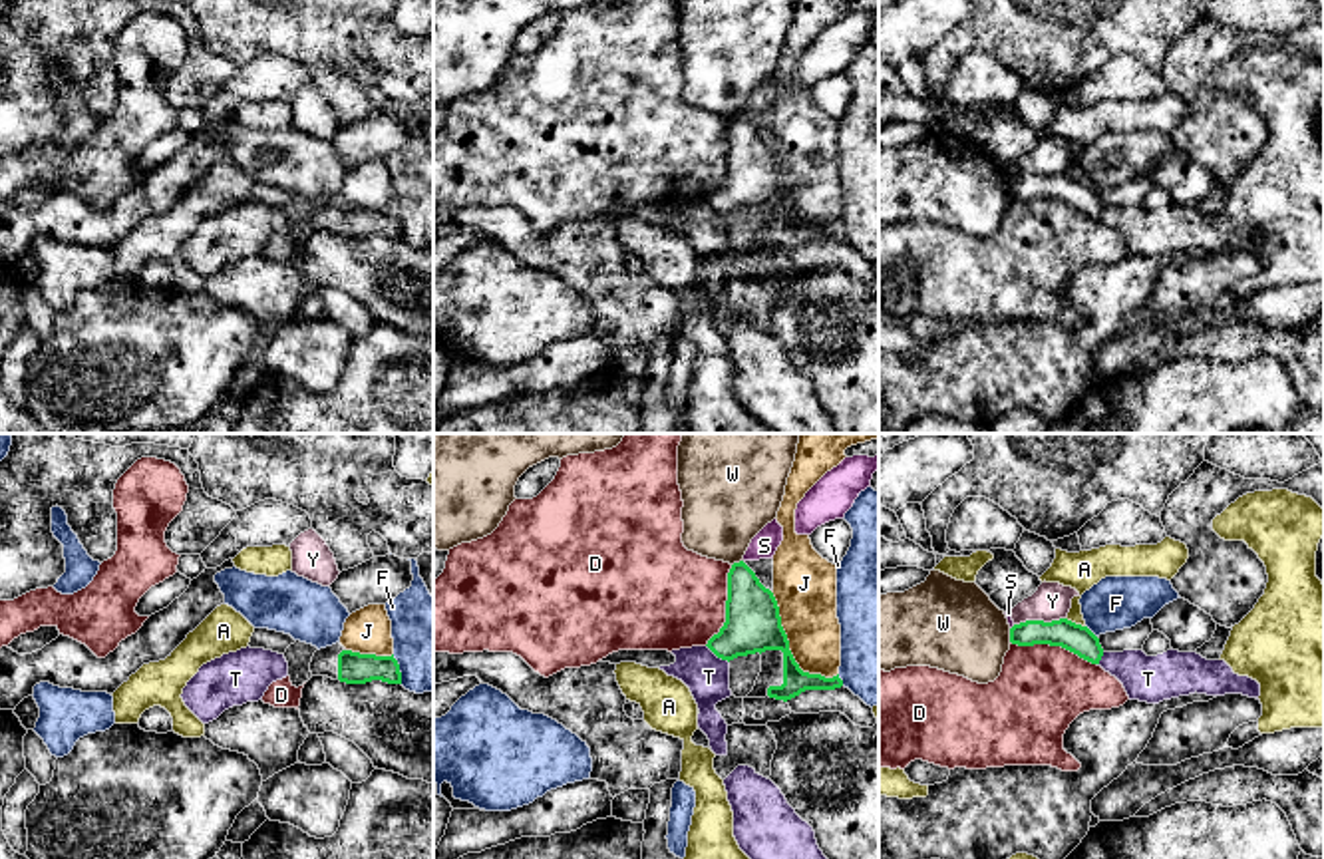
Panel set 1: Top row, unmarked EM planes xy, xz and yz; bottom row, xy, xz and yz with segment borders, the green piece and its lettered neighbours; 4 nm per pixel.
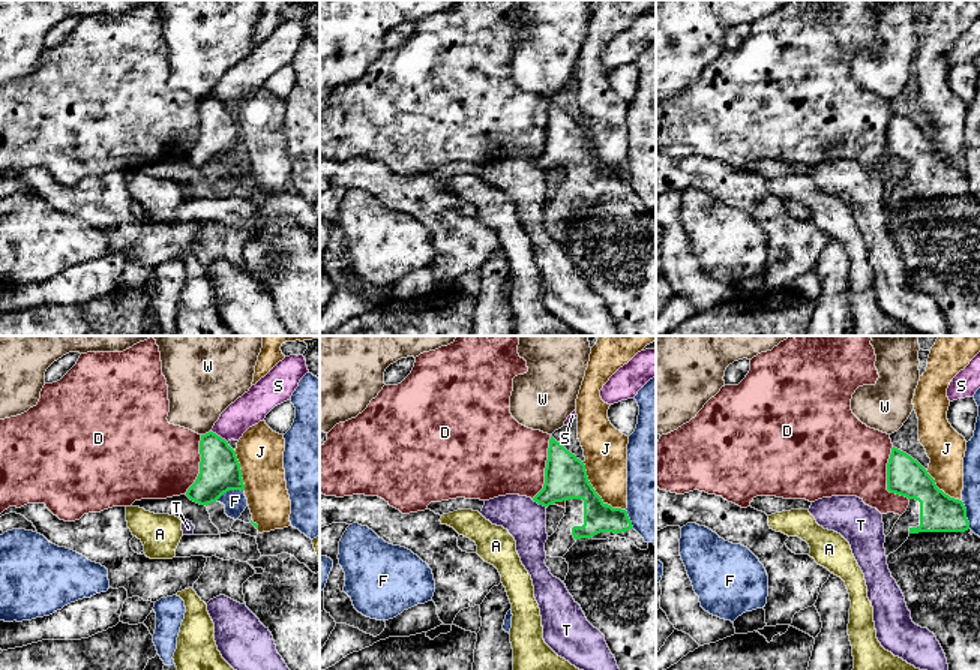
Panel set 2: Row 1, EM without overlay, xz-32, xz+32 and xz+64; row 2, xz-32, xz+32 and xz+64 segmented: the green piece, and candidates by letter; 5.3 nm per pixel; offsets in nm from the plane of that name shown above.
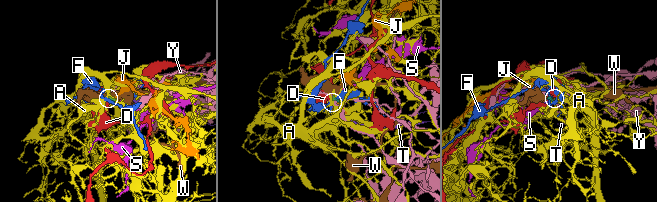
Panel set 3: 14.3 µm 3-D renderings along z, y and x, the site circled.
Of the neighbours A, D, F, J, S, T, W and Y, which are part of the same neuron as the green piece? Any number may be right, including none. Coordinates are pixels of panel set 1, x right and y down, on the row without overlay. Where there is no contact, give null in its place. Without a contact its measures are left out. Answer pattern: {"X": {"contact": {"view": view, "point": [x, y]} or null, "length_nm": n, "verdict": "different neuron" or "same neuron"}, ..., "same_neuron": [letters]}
{"A": {"contact": {"view": "yz", "point": [1074, 177]}, "length_nm": 90, "verdict": "different neuron"}, "D": {"contact": {"view": "yz", "point": [1054, 199]}, "length_nm": 360, "verdict": "different neuron"}, "F": {"contact": {"view": "xy", "point": [398, 223]}, "length_nm": 130, "verdict": "different neuron"}, "J": {"contact": {"view": "xz", "point": [788, 201]}, "length_nm": 440, "verdict": "different neuron"}, "S": {"contact": {"view": "yz", "point": [1012, 181]}, "length_nm": 30, "verdict": "different neuron"}, "T": {"contact": {"view": "xz", "point": [718, 211]}, "length_nm": 120, "verdict": "different neuron"}, "W": {"contact": {"view": "yz", "point": [1010, 189]}, "length_nm": 60, "verdict": "different neuron"}, "Y": {"contact": {"view": "yz", "point": [1038, 175]}, "length_nm": 220, "verdict": "different neuron"}, "same_neuron": []}

